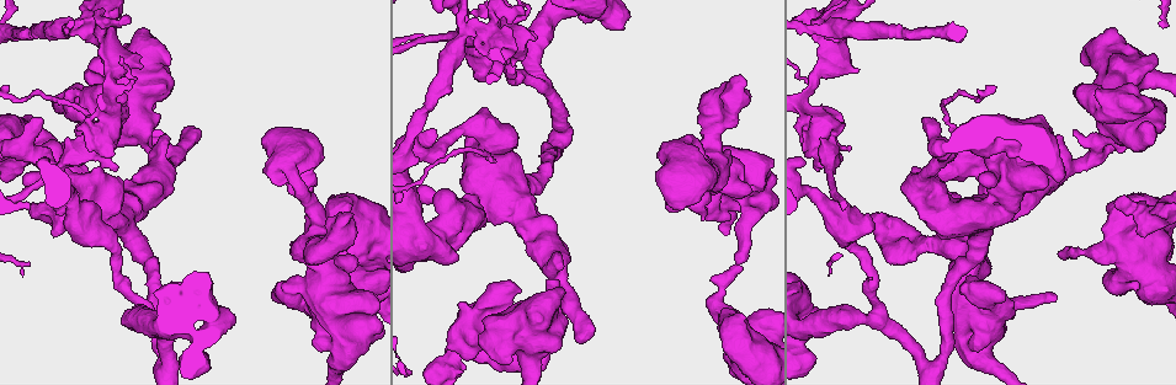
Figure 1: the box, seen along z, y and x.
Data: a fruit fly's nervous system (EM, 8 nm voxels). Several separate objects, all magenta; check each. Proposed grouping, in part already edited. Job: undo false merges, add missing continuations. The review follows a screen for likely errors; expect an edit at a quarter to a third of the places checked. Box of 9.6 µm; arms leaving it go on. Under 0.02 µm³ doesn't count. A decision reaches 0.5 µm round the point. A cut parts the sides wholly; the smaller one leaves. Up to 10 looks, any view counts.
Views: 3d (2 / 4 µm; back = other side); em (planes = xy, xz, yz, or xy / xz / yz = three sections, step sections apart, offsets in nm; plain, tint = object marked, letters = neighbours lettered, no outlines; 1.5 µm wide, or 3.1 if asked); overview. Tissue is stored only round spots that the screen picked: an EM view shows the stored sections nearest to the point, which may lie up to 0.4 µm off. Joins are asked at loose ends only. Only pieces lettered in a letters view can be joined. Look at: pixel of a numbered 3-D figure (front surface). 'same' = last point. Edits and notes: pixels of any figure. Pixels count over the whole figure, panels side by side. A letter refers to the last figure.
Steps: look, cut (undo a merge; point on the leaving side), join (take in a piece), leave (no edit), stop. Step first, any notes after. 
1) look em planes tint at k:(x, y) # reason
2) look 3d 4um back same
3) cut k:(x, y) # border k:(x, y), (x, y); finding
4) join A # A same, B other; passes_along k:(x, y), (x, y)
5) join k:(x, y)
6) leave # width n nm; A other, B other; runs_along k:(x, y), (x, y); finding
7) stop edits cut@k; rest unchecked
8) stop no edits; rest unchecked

look em planes plain at 1:(432, 132) # free end

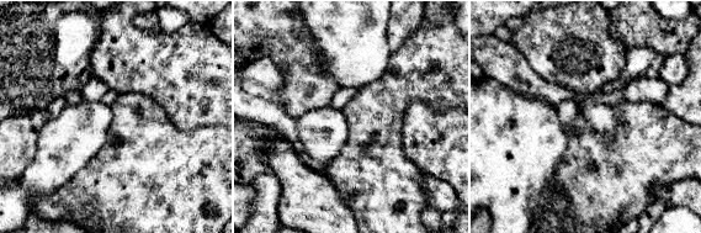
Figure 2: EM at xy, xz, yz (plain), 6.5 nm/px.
look em planes letters same # what lies round it

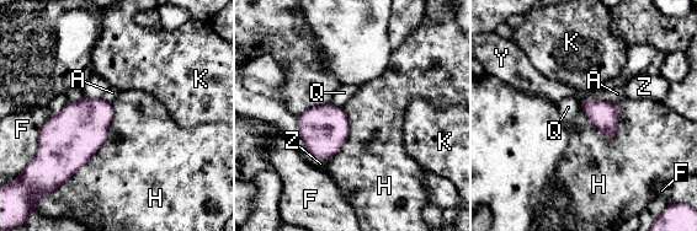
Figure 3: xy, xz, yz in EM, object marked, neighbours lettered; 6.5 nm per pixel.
leave # A other, F other, H other, K other, Q other, Y other, Z other; none of them fits

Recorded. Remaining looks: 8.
look em yz step 4 tint at 1:(1144, 237)

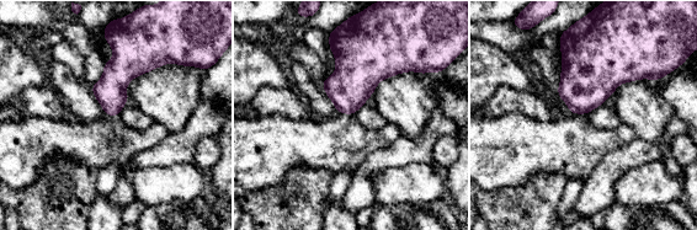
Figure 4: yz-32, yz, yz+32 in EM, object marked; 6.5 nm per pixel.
look em planes letters same # another direction

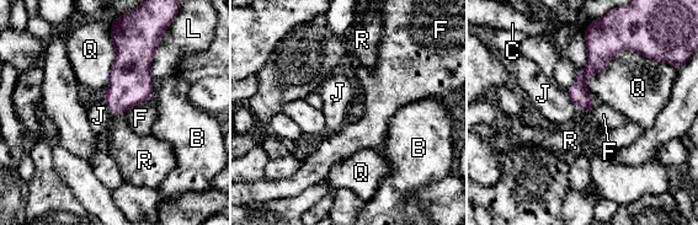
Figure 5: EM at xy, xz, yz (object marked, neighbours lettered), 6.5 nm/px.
join R # B other, C other, F other, J other, L other, Q other, R same; passes_along 5:(129, 84), (117, 112), (126, 148); the neuron continues

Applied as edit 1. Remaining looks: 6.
look 3d 2um at 1:(78, 127) # an open end

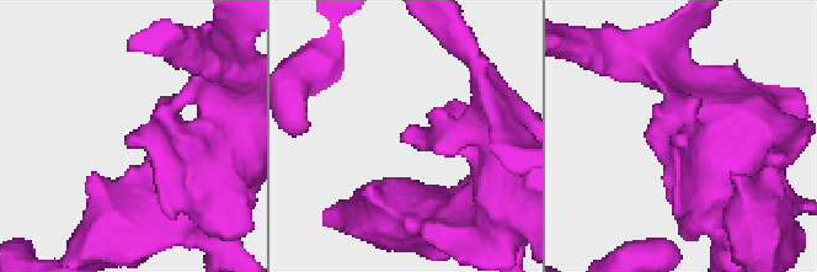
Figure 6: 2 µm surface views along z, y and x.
look em planes letters at 6:(404, 132)

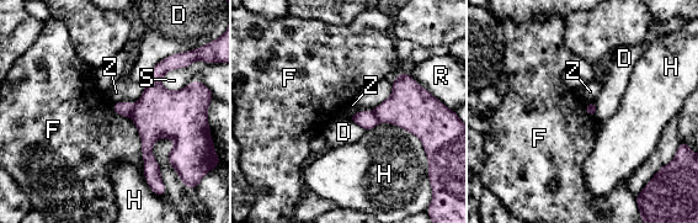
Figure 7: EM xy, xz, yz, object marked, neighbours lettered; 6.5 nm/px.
leave # D other, F other, H other, R other, S other, Z other; no lettered piece goes on from it

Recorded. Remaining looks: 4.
look 3d 4um at 1:(915, 230)

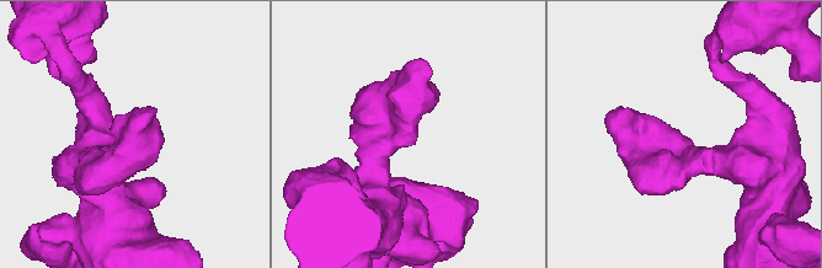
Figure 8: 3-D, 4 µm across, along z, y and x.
look em planes letters at 8:(685, 139) # shape alone is not enough

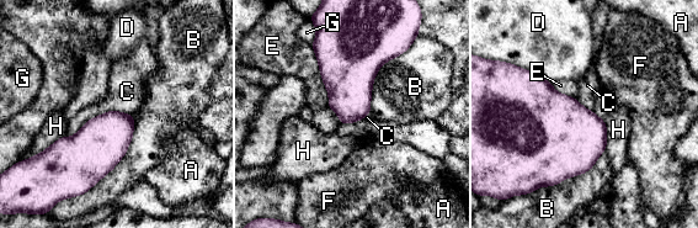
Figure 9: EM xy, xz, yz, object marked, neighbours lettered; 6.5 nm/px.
leave # width 280 nm; A other, B other, C other, D other, E other, F other, G other, H other; border 9:(107, 110), (117, 110), (133, 116); none of them fits

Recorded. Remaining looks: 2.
stop edits join@5; rest unchecked

